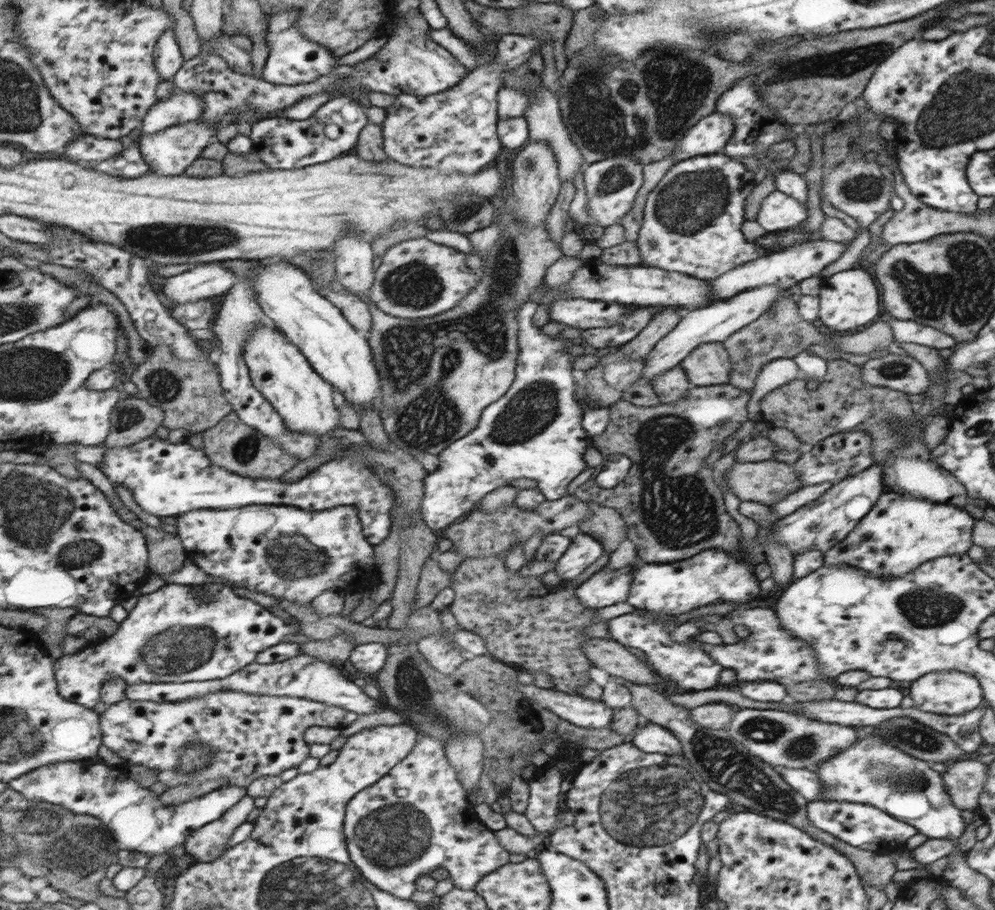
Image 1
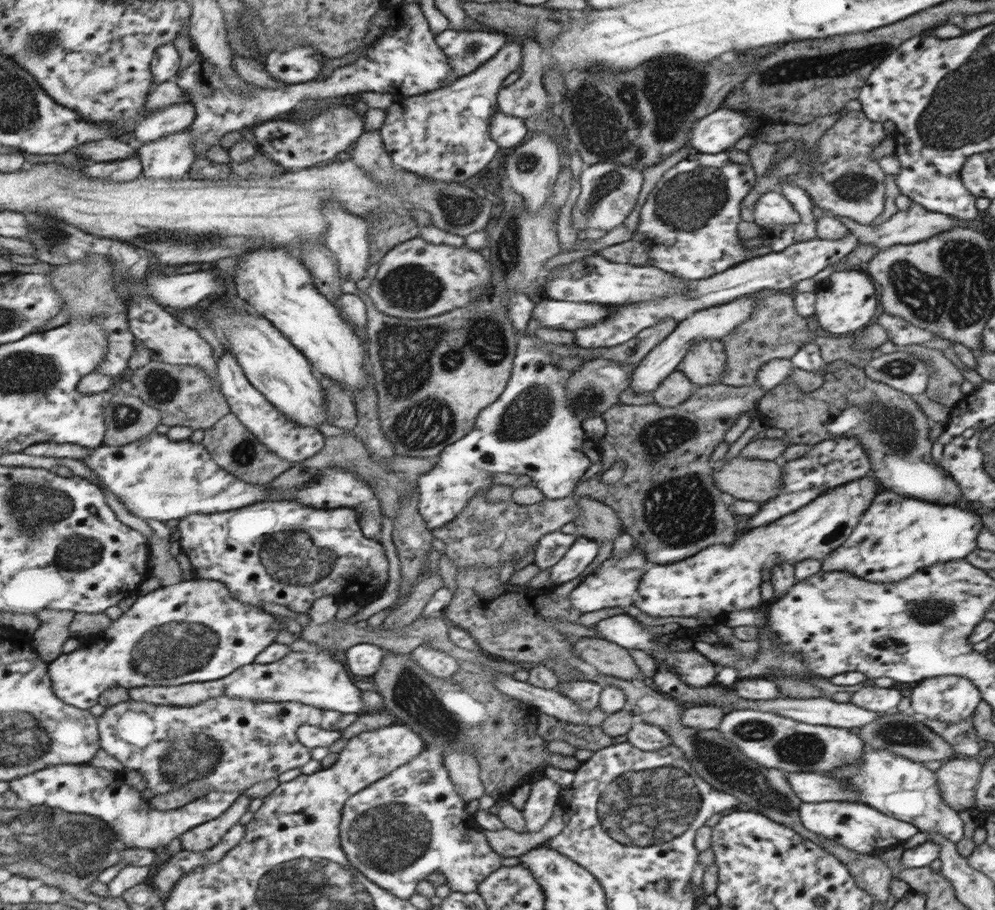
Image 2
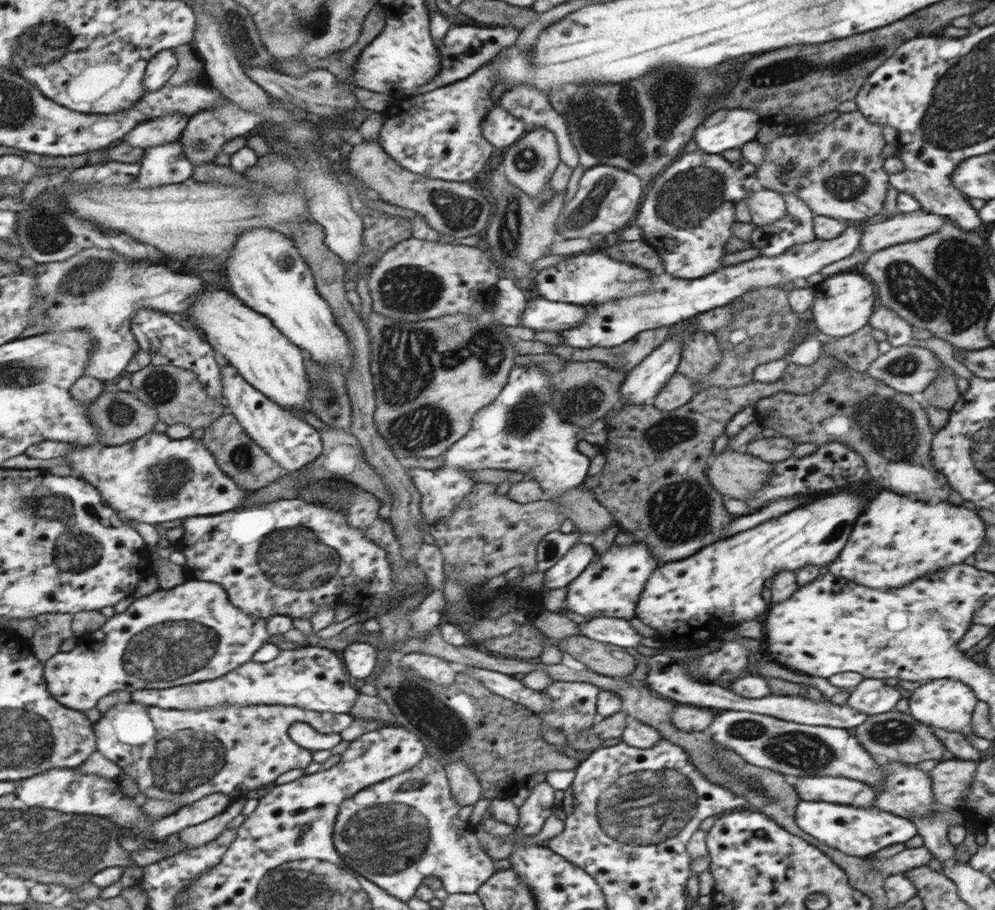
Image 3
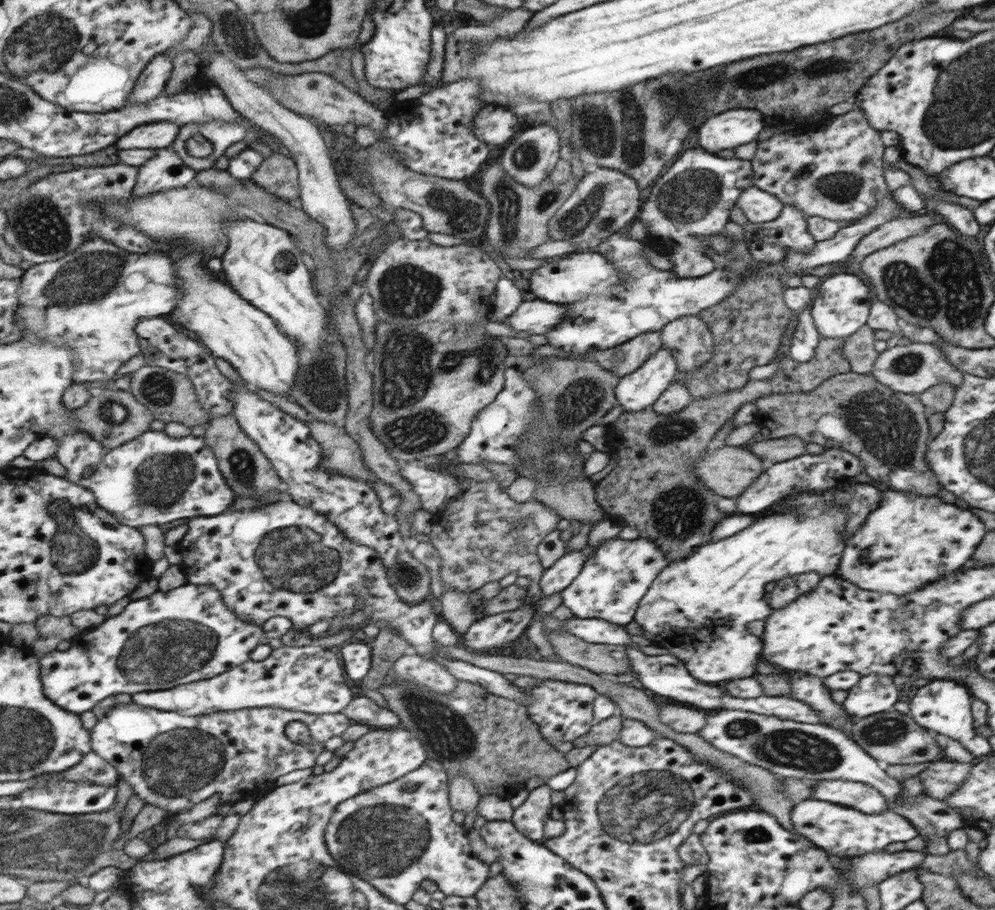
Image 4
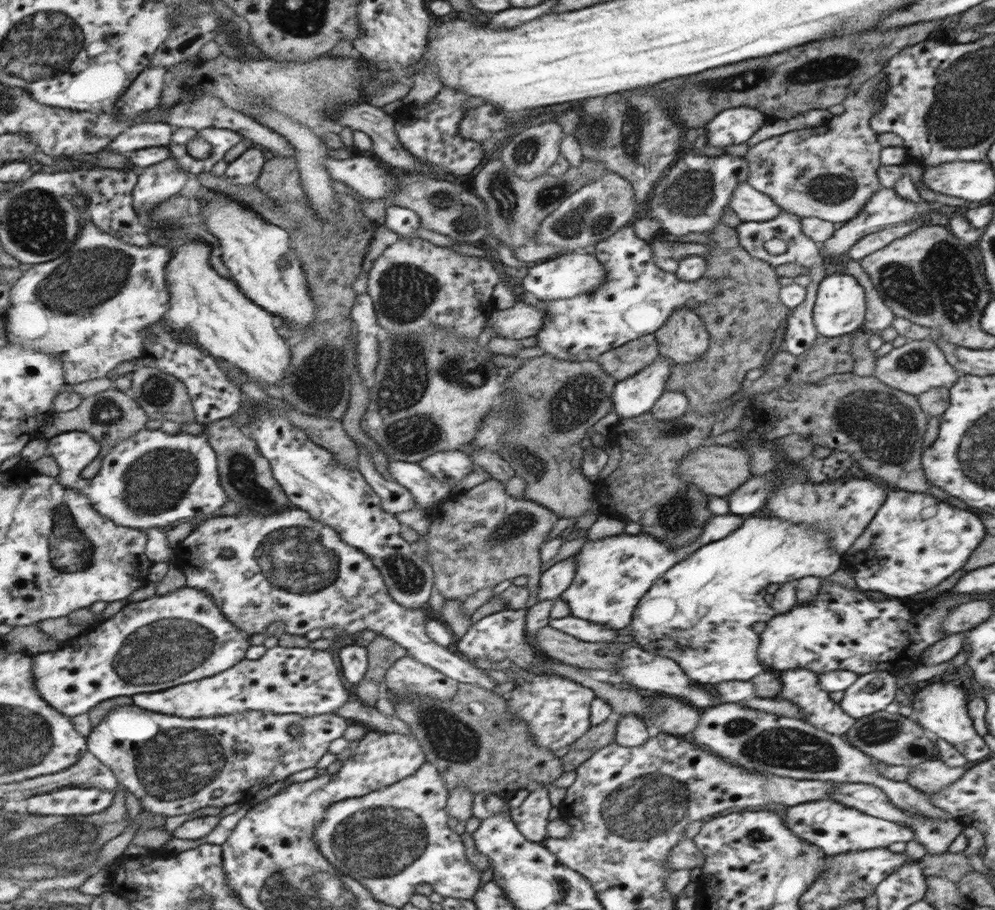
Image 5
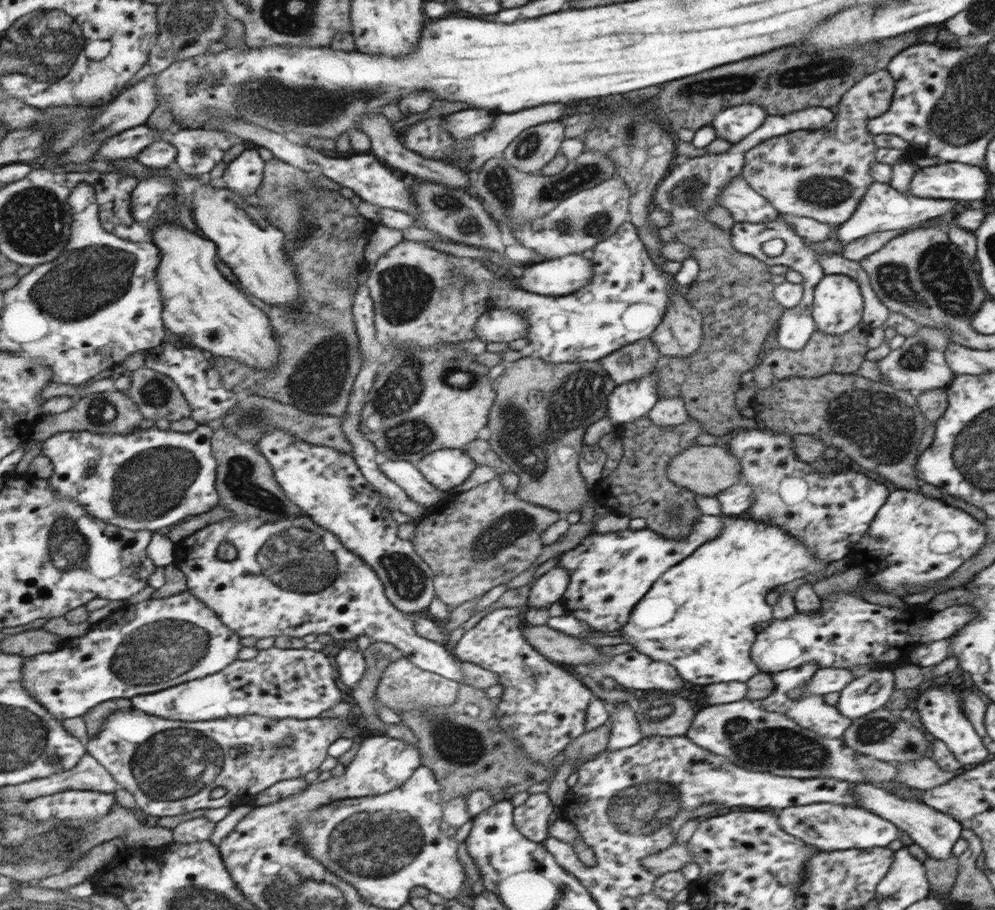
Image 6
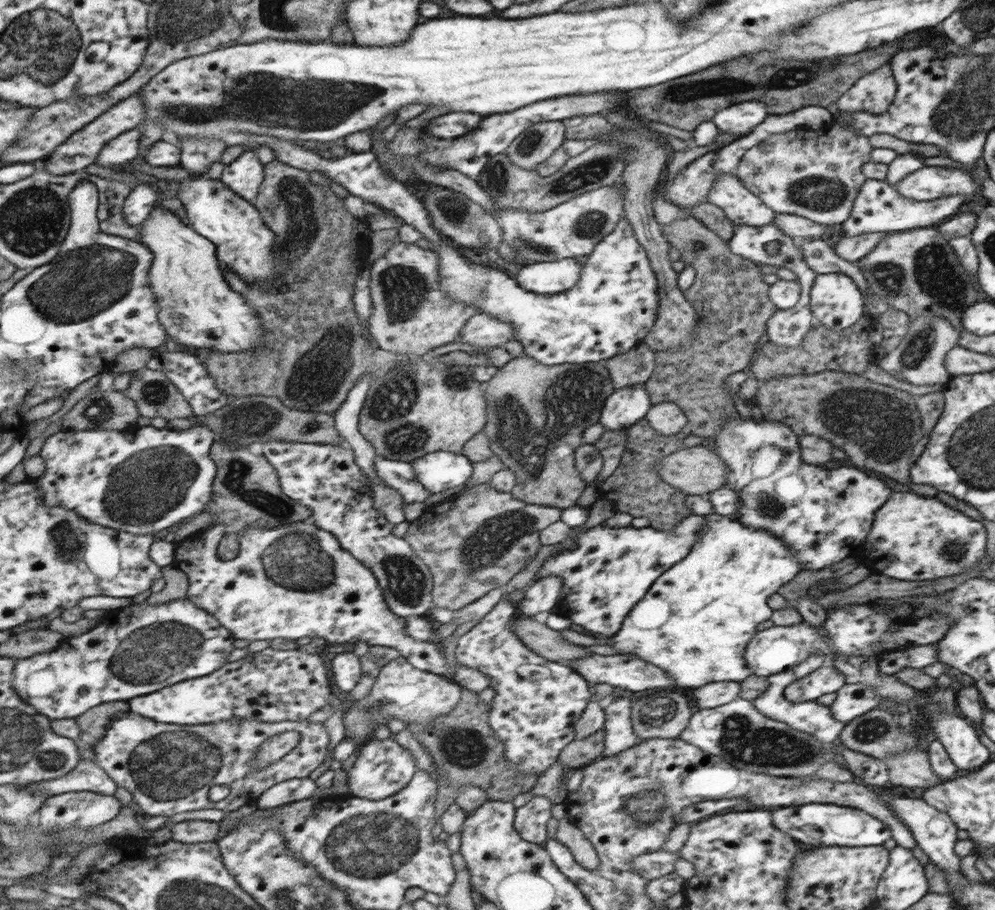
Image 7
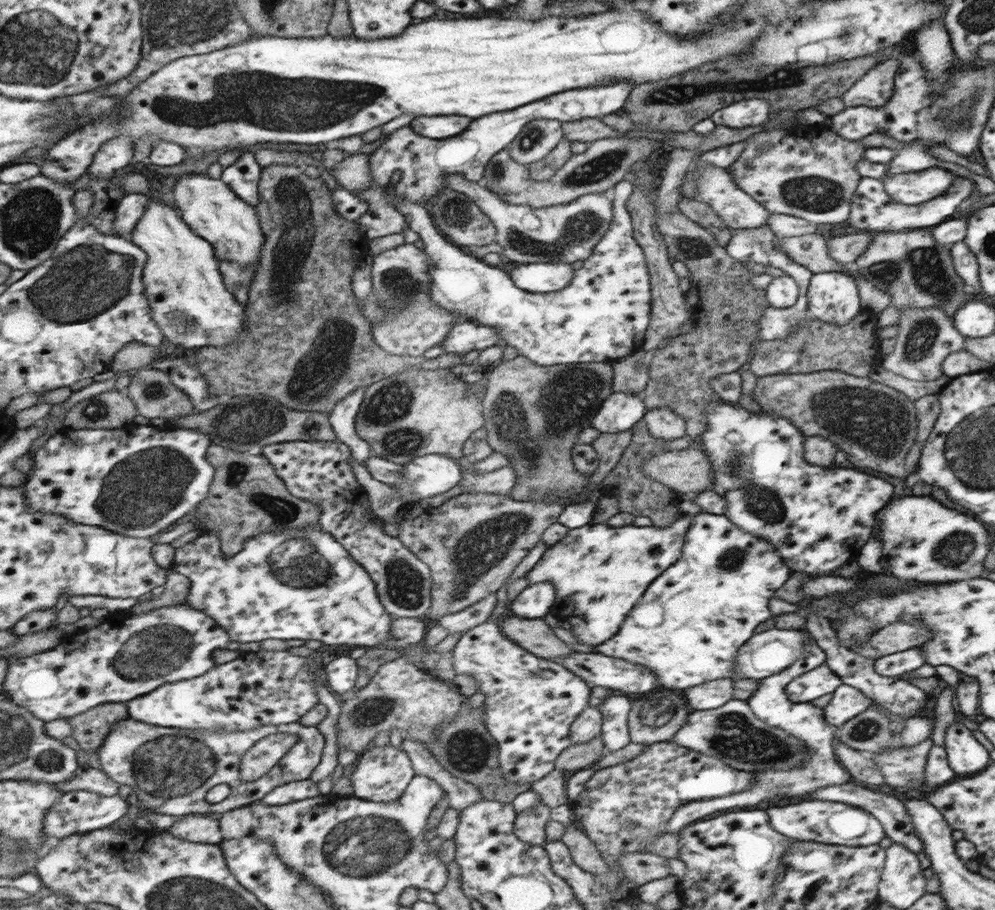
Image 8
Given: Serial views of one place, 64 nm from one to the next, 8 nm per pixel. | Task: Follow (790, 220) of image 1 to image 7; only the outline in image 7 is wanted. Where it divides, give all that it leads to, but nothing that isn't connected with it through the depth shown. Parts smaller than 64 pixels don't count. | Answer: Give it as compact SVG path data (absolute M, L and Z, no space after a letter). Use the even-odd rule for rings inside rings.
M729 174L715 176L715 182L709 188L707 201L721 208L732 224L763 226L775 218L775 212L763 204L759 197L745 189L740 178Z

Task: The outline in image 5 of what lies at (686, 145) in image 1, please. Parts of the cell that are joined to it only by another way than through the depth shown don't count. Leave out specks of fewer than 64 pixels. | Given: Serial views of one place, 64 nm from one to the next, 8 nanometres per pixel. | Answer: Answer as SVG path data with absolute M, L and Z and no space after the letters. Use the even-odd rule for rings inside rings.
M748 107L729 108L719 112L705 125L707 145L723 147L743 144L766 122L764 114Z

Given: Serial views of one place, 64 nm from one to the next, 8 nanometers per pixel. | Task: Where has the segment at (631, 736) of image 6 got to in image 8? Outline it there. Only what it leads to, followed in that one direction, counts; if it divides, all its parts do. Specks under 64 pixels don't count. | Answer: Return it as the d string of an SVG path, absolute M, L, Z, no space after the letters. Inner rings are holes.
M627 696L605 697L596 706L601 713L600 734L606 752L613 752L631 743L628 735L627 712L631 702Z

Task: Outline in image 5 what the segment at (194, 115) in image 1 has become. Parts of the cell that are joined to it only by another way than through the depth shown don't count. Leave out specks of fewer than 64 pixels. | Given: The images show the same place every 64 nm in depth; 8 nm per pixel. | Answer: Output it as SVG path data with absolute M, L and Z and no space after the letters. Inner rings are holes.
M142 122L141 124L133 125L119 136L116 136L105 149L125 157L128 152L135 152L143 148L161 145L169 146L175 130L175 126L165 122Z

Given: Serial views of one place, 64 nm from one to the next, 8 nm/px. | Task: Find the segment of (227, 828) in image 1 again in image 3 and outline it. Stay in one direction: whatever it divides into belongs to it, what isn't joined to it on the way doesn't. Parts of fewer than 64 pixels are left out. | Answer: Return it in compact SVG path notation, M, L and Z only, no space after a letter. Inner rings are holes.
M238 796L225 813L207 822L184 828L183 832L178 835L178 838L185 843L189 849L202 847L219 839L223 832L227 830L225 829L227 828L227 824L229 824L235 816L241 816L246 799L247 797L245 796Z

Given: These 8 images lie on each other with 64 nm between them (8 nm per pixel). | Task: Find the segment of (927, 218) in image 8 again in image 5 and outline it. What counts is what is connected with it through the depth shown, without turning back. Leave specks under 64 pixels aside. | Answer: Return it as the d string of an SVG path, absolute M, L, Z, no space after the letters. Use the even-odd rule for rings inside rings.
M881 188L881 190L877 190L877 192L873 194L871 199L868 200L867 204L865 204L857 215L843 223L843 226L840 226L840 228L831 235L831 238L828 238L826 241L819 244L822 261L837 258L839 254L845 254L847 249L854 242L857 242L857 240L859 240L863 235L881 230L883 228L889 228L890 226L895 226L900 222L907 222L908 220L919 221L919 218L923 218L925 214L935 212L935 210L939 208L939 205L940 204L923 200L913 202L897 196L892 189Z

